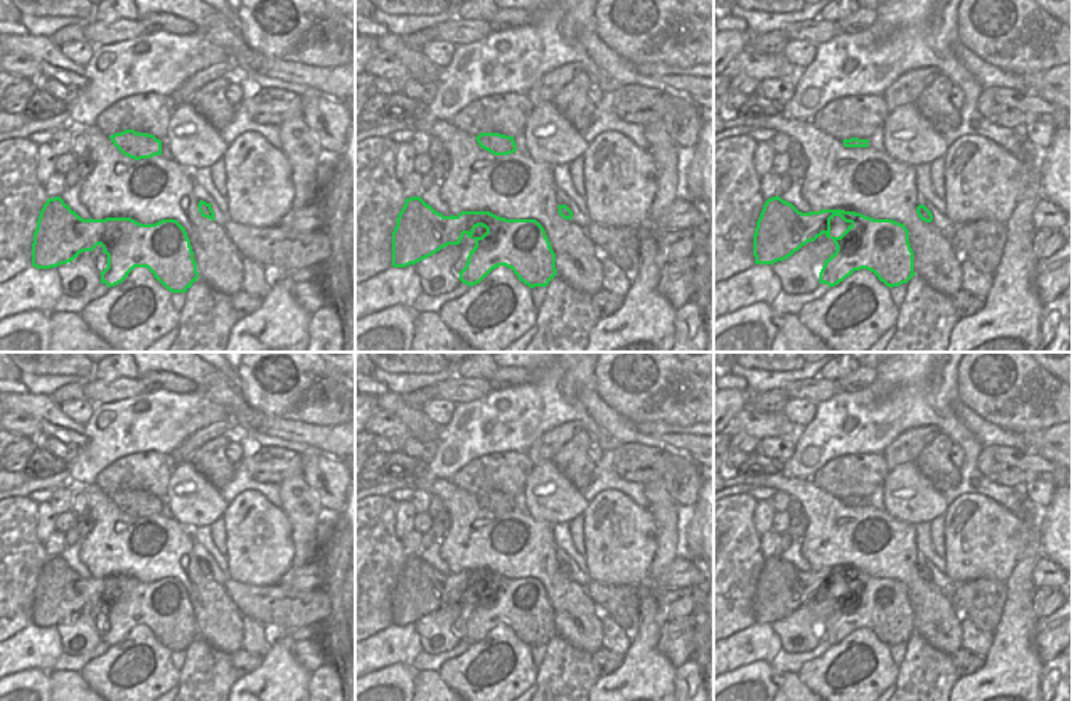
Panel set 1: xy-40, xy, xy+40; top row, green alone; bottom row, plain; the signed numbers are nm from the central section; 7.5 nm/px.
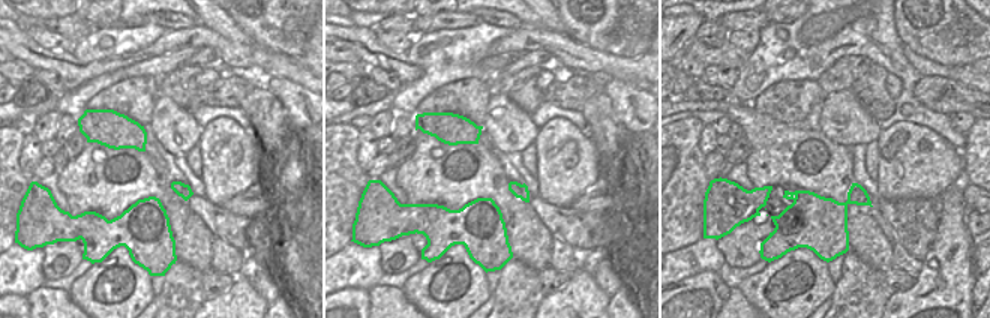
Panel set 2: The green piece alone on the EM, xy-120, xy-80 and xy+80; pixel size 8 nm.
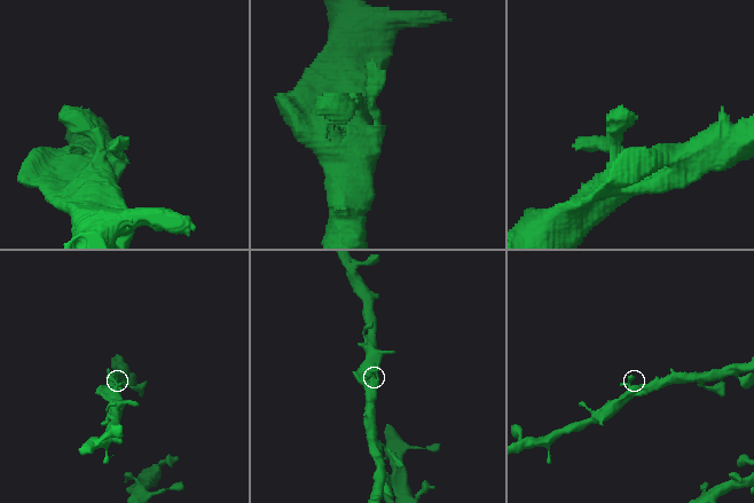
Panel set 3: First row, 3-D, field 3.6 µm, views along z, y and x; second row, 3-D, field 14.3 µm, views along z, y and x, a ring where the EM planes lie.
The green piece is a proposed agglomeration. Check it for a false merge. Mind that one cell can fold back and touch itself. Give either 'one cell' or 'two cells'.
one cell

